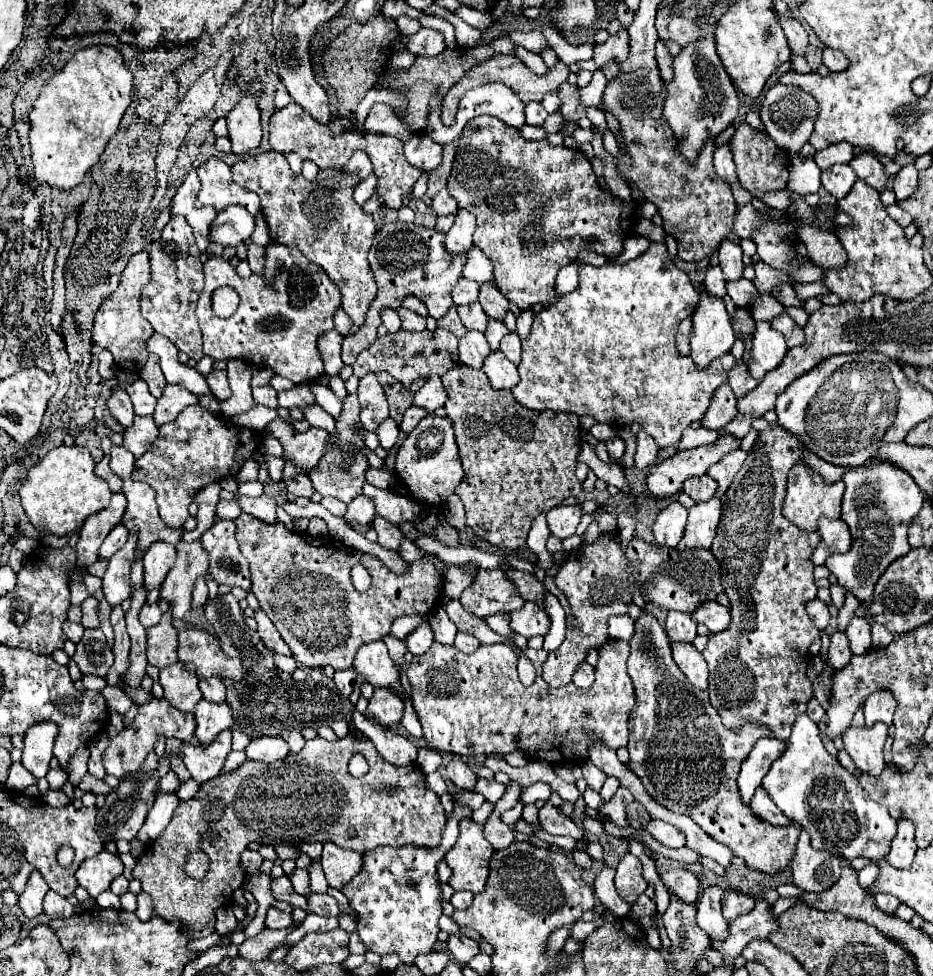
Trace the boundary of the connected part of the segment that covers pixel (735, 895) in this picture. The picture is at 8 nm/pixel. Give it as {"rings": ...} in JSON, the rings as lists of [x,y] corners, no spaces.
{"rings":[[[726,892],[722,896],[722,914],[724,918],[732,920],[732,918],[738,918],[742,914],[748,914],[754,906],[754,898],[748,896],[748,894],[742,894],[742,892]]]}

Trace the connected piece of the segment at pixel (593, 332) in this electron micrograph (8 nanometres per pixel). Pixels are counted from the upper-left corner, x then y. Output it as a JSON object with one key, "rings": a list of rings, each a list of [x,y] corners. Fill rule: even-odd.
{"rings":[[[652,242],[644,254],[626,264],[606,262],[600,268],[580,264],[578,274],[578,288],[536,314],[530,336],[522,340],[520,382],[512,388],[516,402],[530,410],[588,414],[612,428],[640,422],[660,448],[678,444],[684,428],[702,418],[712,392],[728,380],[728,372],[736,364],[732,354],[724,354],[708,370],[696,370],[692,358],[676,354],[676,328],[684,318],[692,316],[700,300],[688,274],[674,266],[664,242]]]}

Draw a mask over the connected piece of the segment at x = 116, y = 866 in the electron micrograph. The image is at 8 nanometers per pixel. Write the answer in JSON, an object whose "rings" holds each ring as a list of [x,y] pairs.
{"rings":[[[102,850],[100,854],[86,858],[78,872],[76,872],[76,880],[82,888],[88,890],[88,894],[92,898],[96,898],[98,894],[102,894],[104,890],[110,888],[112,880],[116,876],[120,876],[124,870],[120,858],[108,850]]]}

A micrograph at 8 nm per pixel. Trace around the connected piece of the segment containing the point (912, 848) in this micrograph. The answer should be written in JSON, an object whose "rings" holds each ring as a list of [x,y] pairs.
{"rings":[[[898,822],[896,838],[892,840],[890,852],[886,856],[886,862],[894,868],[908,868],[916,854],[916,842],[914,842],[914,826],[910,822]]]}

